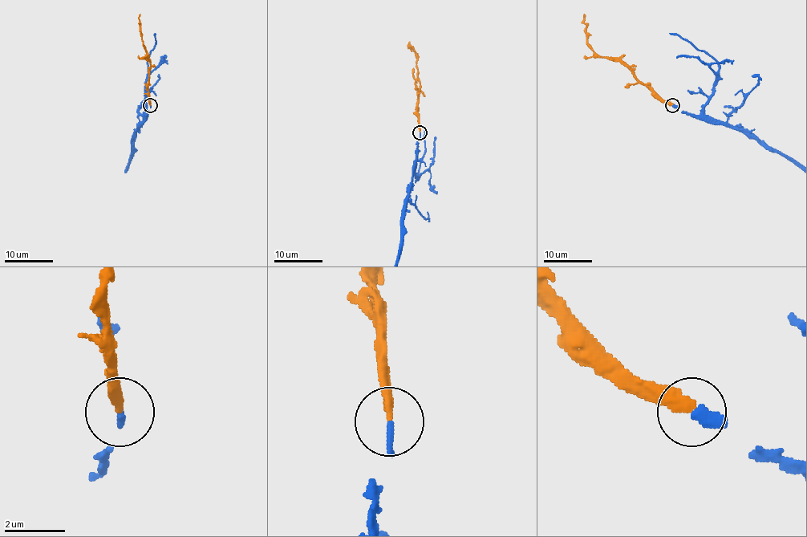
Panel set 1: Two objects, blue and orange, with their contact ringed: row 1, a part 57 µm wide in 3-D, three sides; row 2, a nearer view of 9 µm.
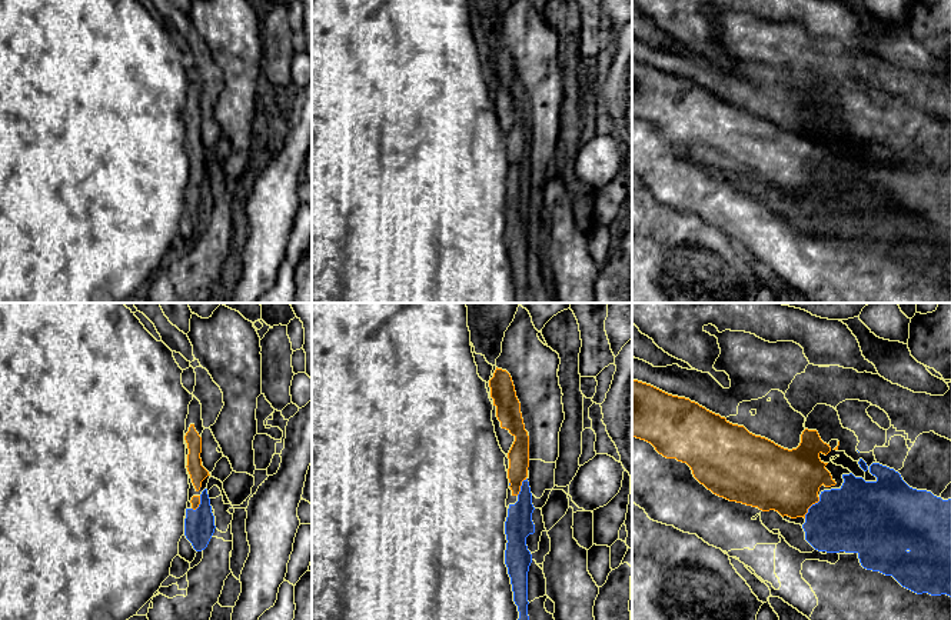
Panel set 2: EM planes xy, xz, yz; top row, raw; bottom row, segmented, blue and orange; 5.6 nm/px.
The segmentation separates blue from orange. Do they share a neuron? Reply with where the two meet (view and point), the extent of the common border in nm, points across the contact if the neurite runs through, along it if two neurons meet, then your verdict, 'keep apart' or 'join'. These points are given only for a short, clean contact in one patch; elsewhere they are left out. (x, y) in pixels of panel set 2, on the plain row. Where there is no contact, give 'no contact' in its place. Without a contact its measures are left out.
yz (810, 187) | 150 nm | across yz (853, 199), (828, 199), (810, 187), (778, 159) | join

